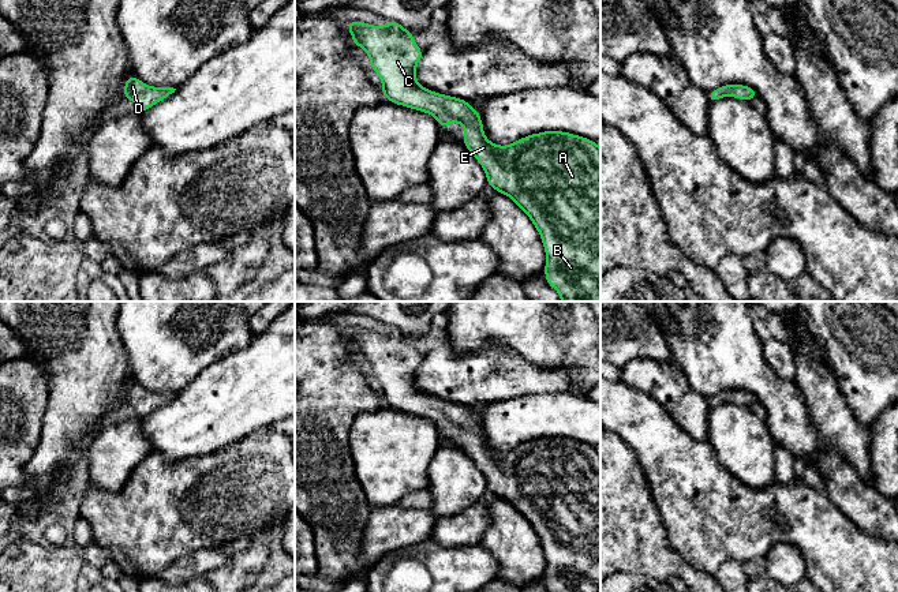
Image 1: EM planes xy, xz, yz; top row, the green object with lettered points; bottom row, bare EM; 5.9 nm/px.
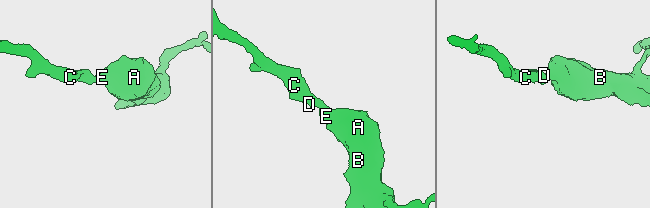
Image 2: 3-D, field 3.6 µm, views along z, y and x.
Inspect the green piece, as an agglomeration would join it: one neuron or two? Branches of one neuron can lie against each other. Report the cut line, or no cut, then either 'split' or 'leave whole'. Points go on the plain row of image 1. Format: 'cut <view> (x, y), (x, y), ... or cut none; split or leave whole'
cut none; leave whole

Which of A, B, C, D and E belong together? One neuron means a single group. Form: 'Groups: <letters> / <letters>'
Groups: A B C D E

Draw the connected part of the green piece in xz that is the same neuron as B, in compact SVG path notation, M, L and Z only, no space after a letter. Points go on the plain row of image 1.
M360 326L347 329L355 351L370 363L370 372L382 387L382 401L390 408L426 417L437 424L441 434L449 428L464 432L464 452L484 475L487 490L497 498L509 502L532 527L540 540L545 559L545 581L550 592L600 592L600 453L584 442L564 436L543 436L499 452L490 447L483 438L480 419L468 406L427 396L415 383L416 371L423 356L414 346L412 338L390 326L385 331L374 331Z

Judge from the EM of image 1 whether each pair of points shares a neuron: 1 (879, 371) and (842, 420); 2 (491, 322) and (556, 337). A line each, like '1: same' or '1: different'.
1: different
2: same

